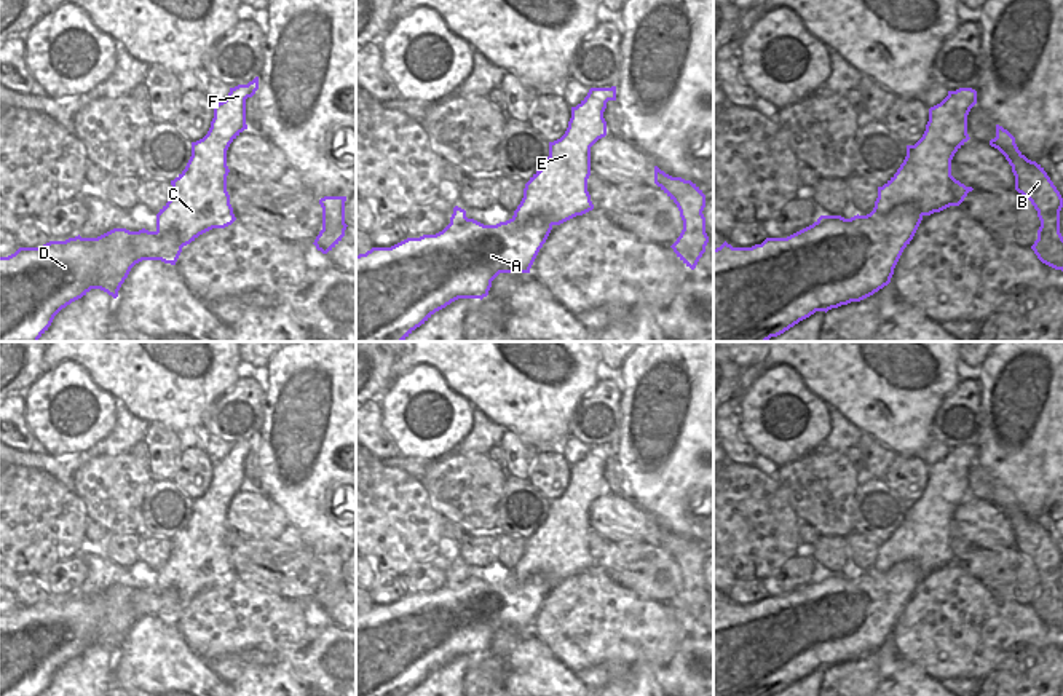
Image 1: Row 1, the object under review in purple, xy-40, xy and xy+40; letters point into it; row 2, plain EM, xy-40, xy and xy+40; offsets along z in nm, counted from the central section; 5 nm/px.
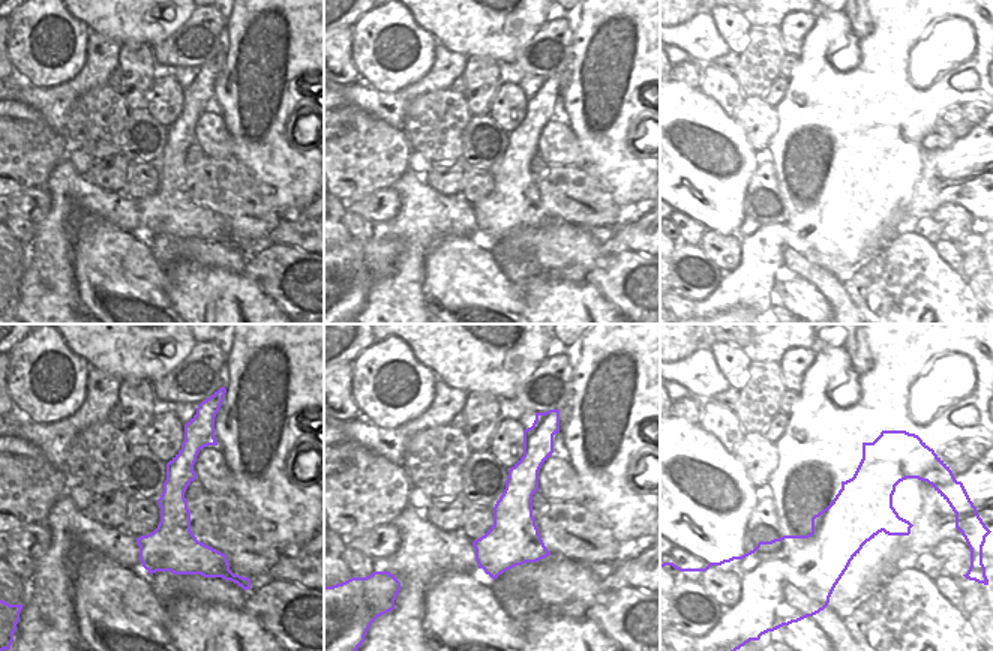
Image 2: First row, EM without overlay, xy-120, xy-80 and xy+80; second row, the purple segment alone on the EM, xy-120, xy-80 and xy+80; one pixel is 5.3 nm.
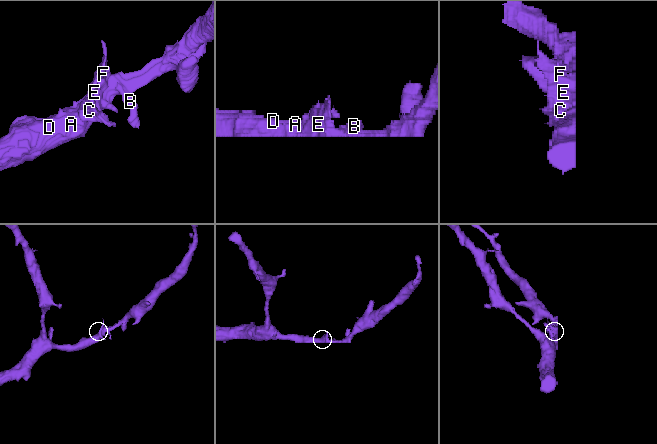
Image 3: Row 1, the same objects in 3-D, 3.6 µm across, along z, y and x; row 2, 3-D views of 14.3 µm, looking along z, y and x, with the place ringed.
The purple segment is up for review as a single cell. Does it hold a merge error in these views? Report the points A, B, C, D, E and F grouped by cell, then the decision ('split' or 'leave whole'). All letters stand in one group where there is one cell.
groups A B C D E F; leave whole

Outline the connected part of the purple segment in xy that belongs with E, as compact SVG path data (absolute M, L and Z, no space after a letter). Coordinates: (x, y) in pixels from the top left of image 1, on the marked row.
M616 86L591 88L587 96L576 107L571 107L565 134L549 142L546 163L525 184L524 198L509 220L484 225L468 219L466 211L455 206L450 223L442 231L407 238L391 247L372 247L366 254L356 255L356 342L404 342L417 327L452 302L487 297L492 281L500 273L530 273L552 227L594 209L587 192L591 147L607 136L603 112L608 101L616 101Z

